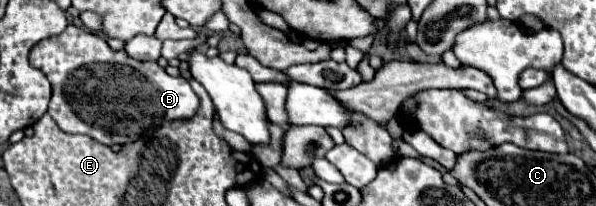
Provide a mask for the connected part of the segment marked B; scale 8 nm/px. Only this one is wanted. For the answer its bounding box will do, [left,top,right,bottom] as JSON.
[30,26,200,146]

